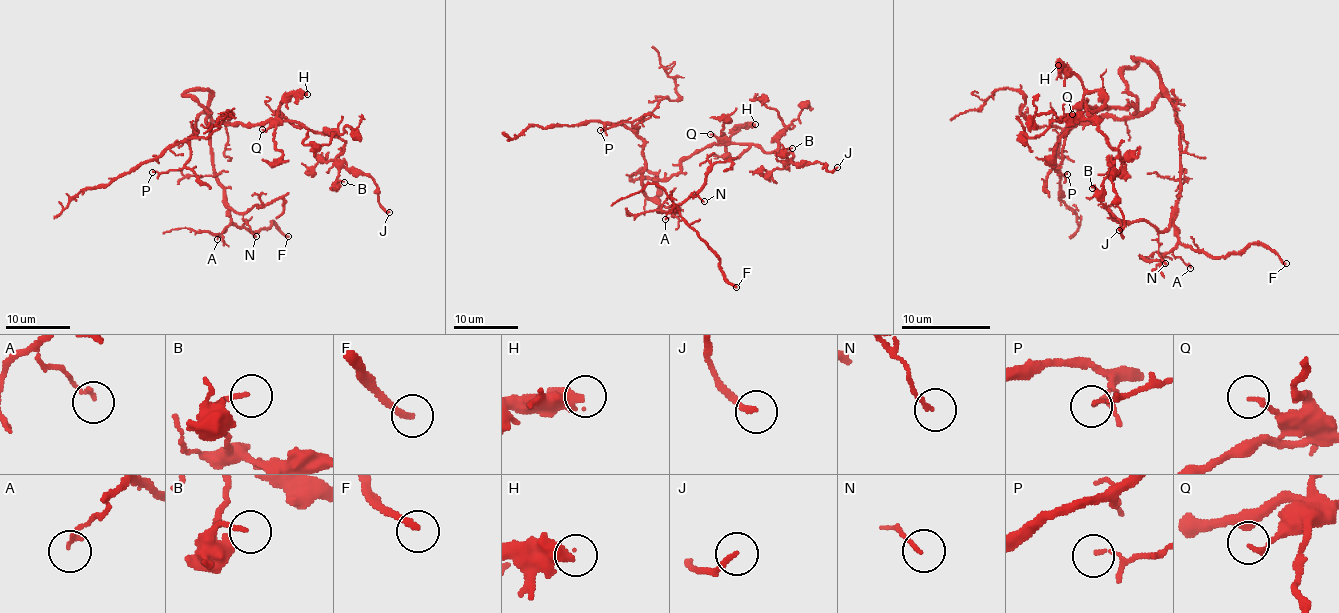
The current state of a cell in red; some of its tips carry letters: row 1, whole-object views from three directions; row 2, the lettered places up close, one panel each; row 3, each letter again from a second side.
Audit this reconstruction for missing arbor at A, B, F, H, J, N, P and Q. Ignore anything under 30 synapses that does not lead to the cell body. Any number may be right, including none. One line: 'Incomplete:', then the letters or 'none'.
Incomplete: F

